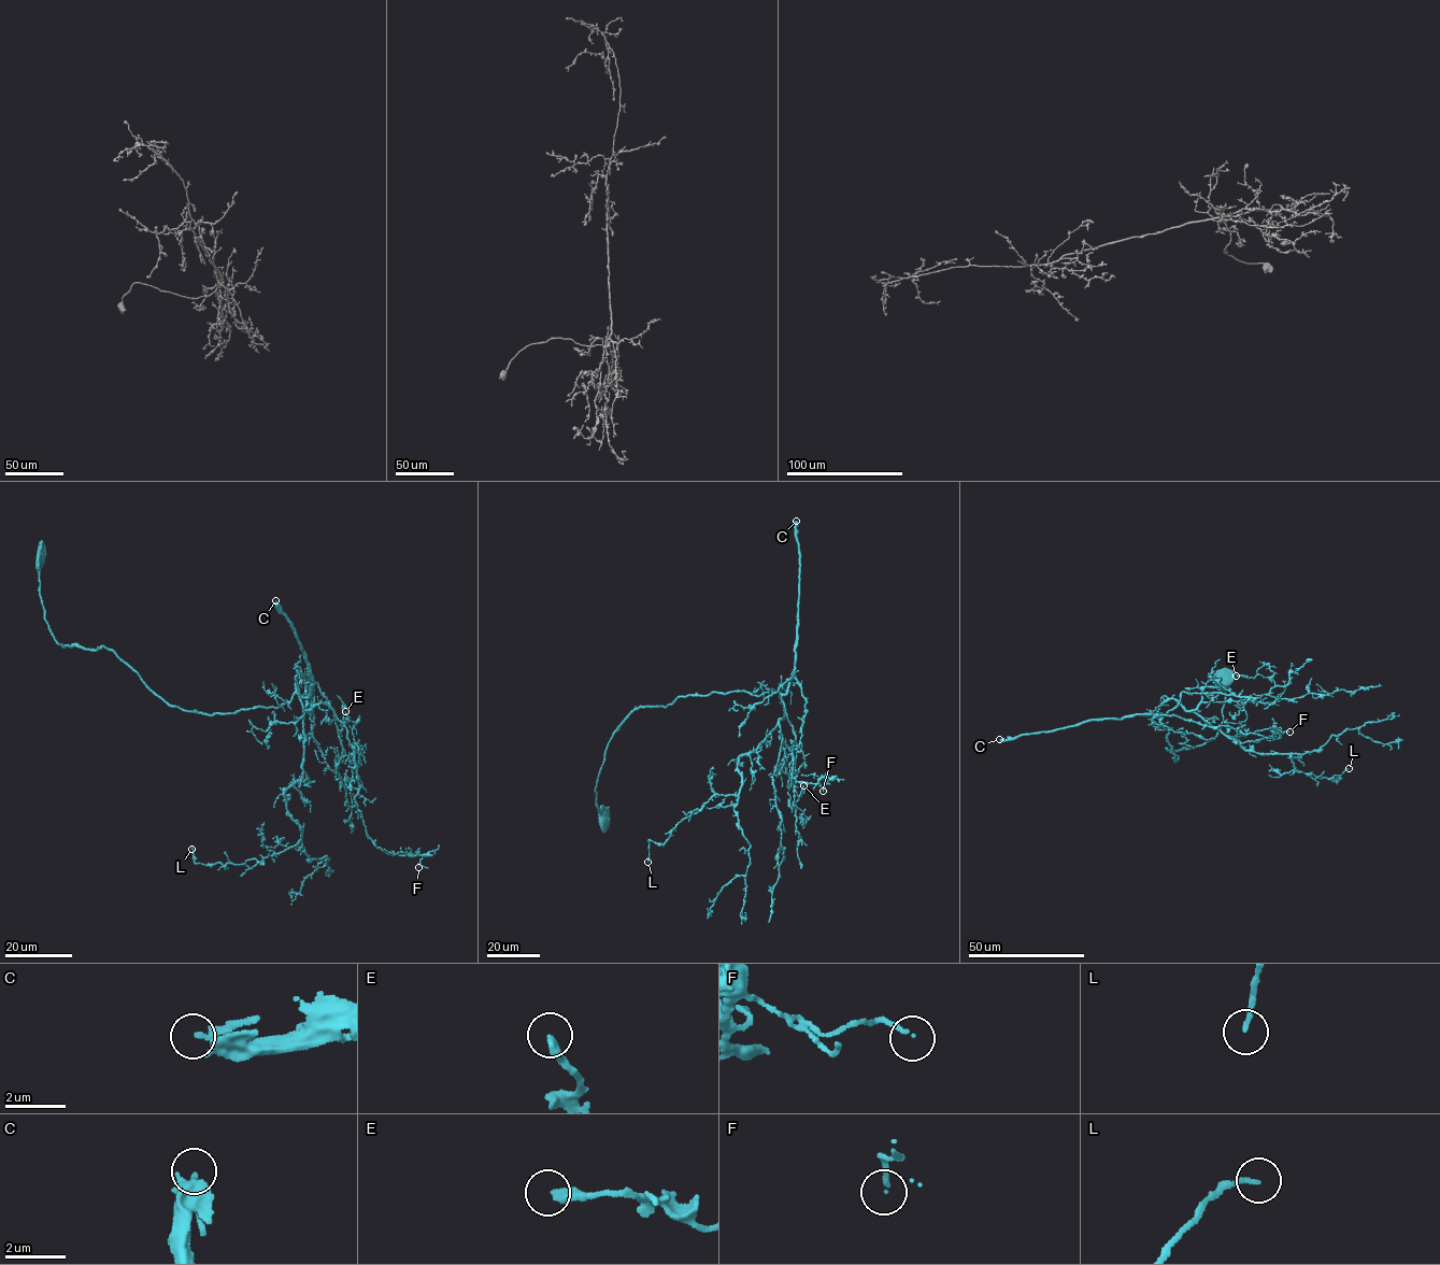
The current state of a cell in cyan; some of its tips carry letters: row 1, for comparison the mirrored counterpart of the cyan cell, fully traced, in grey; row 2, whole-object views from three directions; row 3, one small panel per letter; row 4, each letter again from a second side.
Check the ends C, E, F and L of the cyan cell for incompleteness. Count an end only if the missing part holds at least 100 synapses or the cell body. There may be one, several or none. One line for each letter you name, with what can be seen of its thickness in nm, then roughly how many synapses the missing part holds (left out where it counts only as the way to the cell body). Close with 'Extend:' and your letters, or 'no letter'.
C: calibre 240 nm; 1000 synapses
Extend: C

